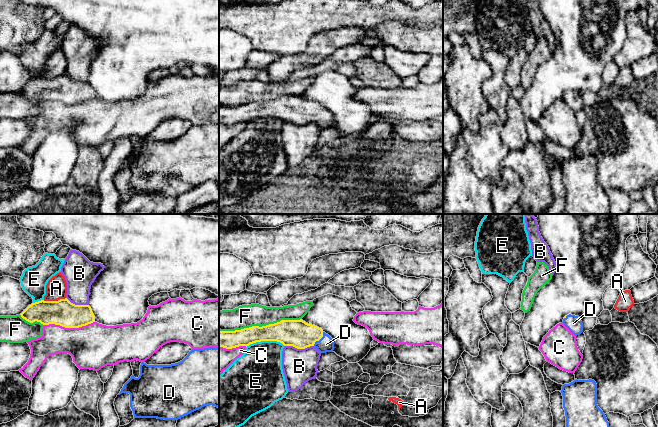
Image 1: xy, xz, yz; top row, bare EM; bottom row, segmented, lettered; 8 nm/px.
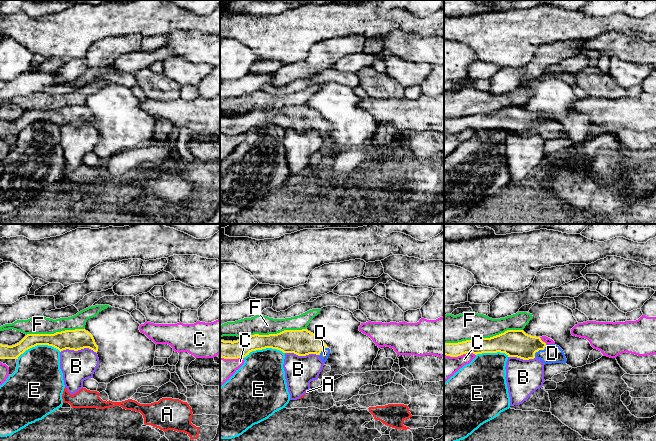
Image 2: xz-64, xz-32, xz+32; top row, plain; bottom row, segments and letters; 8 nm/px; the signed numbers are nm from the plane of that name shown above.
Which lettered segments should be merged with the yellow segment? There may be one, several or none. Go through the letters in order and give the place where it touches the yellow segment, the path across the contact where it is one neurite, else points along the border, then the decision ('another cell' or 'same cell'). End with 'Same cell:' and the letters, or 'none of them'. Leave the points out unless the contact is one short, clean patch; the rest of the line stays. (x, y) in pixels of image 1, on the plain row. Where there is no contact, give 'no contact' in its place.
A: xy (54, 77) | along xy (65, 73), (59, 76), (43, 76) | another cell
B: xz (299, 124) | along xz (284, 121), (292, 121), (297, 124), (313, 122) | another cell
C: xy (69, 103) | another cell
D: xz (319, 115) | across xz (297, 109), (312, 111), (319, 115), (326, 120) | same cell
E: xz (265, 116) | along xz (284, 121), (276, 117), (256, 117), (246, 123) | another cell
F: xz (260, 103) | another cell
Same cell: D

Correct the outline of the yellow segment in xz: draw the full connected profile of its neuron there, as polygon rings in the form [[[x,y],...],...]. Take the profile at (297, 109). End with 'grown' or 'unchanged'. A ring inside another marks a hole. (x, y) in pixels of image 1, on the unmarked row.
[[[281,96],[266,102],[235,107],[219,106],[219,122],[232,125],[261,117],[277,117],[284,122],[305,125],[314,122],[320,129],[332,128],[334,116],[321,104],[300,96]]]; grown

